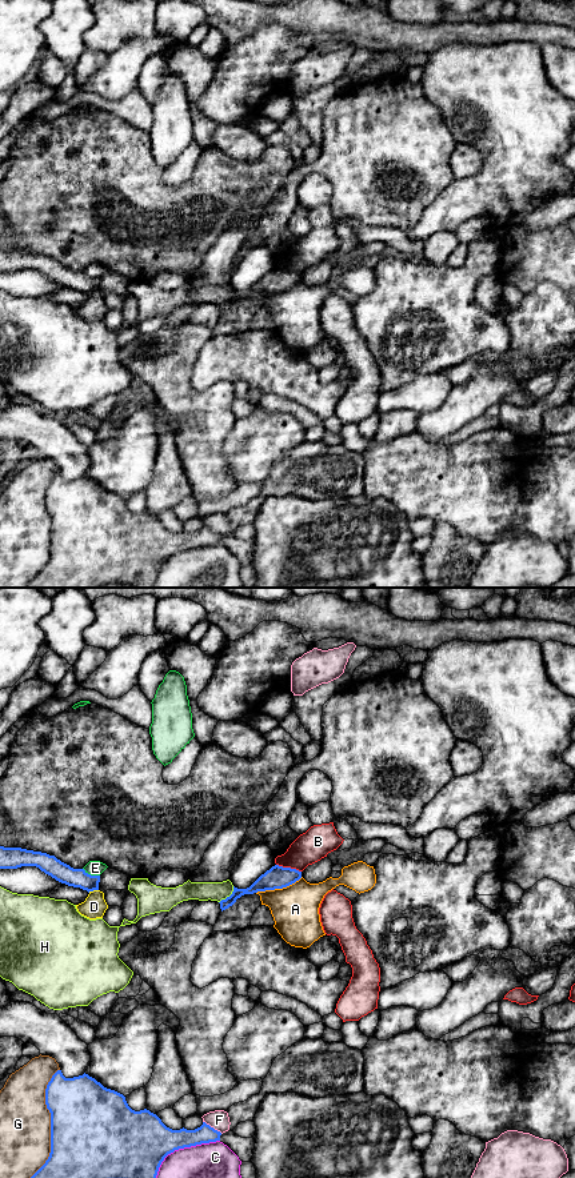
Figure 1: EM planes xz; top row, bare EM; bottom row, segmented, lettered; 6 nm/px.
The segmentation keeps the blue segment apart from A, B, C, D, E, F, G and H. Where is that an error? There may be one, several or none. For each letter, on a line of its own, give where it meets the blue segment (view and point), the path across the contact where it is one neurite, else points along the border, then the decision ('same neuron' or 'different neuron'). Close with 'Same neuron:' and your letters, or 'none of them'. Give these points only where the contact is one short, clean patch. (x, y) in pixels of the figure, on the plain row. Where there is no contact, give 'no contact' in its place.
A: meets blue in xz at (279, 291); border along xz (302, 280), (286, 289), (259, 293), (256, 296); different neuron
B: meets blue in xz at (288, 271); border along xz (276, 267), (284, 271), (295, 271), (300, 275); different neuron
C: meets blue in xz at (179, 551); different neuron
D: meets blue in xz at (92, 293); different neuron
E: meets blue in xz at (90, 277); different neuron
F: meets blue in xz at (212, 531); different neuron
G: meets blue in xz at (51, 529); different neuron
H: meets blue in xz at (230, 299); different neuron
Same neuron: none of them

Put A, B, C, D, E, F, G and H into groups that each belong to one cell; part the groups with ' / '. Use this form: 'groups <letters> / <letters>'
groups A H / B / C / D / E / F / G

